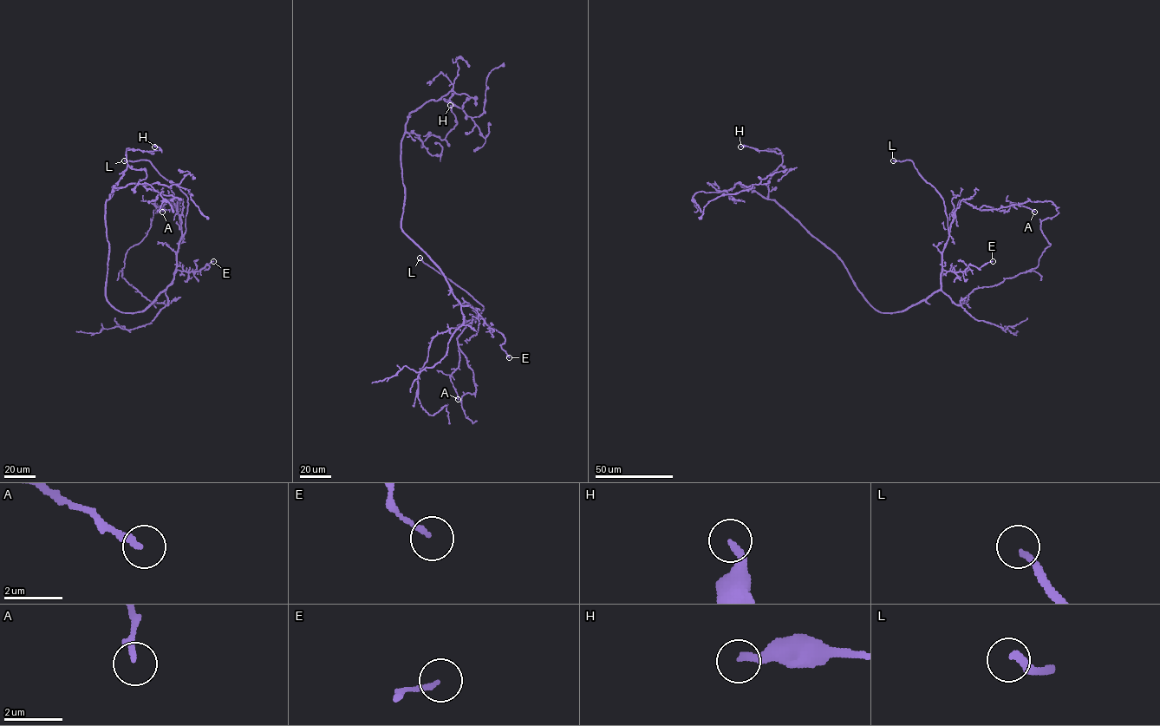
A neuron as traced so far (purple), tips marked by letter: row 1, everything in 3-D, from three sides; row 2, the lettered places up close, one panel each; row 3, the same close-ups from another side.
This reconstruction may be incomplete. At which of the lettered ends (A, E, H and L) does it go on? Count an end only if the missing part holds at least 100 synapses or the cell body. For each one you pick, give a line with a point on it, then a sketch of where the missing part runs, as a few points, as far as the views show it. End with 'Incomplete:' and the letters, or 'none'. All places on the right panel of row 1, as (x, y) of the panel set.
L: Place: (893, 160). Course of what is missing: (893, 160), (881, 157), (876, 163)
Incomplete: L

